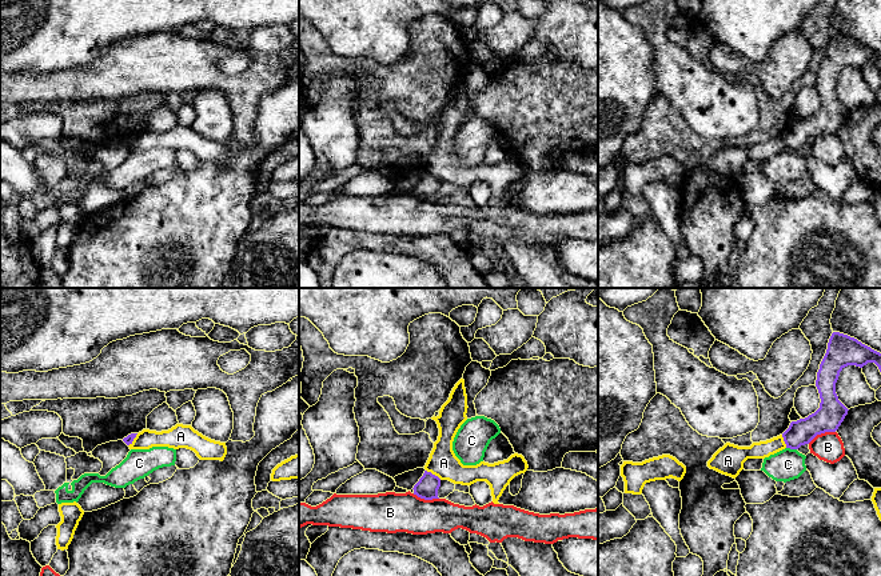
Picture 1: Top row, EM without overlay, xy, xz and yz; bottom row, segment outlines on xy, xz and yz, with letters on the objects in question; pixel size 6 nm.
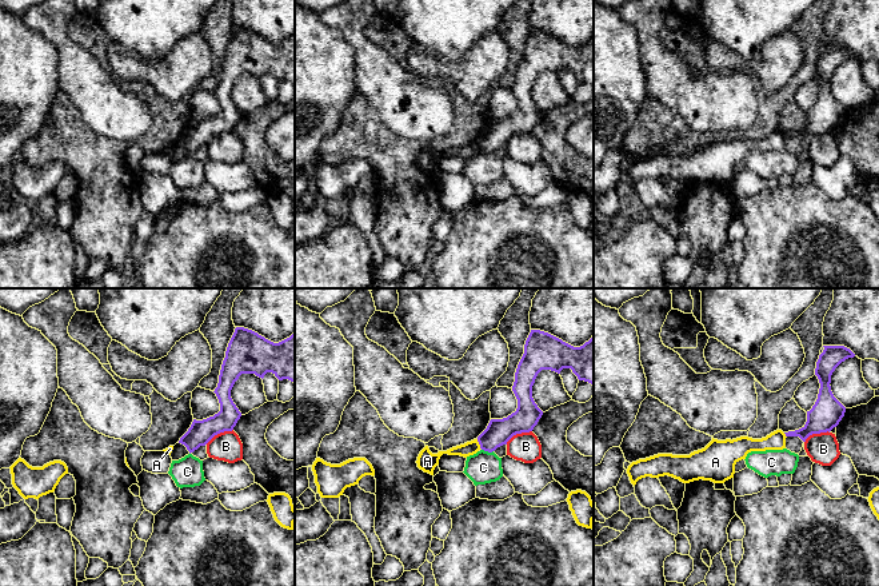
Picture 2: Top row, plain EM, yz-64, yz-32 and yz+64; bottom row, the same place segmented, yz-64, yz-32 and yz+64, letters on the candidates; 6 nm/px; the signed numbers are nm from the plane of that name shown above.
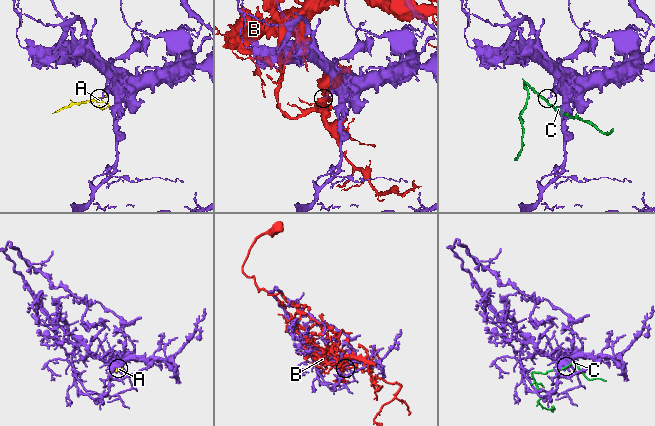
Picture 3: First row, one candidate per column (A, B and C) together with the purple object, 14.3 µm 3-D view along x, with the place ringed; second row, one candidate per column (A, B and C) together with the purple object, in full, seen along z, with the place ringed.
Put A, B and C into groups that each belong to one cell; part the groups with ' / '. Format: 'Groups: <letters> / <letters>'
Groups: A / B / C

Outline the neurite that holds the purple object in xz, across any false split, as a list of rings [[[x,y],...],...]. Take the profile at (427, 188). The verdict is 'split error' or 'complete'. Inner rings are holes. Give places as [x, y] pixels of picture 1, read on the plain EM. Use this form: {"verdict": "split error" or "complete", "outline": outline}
{"verdict": "complete", "outline": [[[424,172],[423,177],[414,187],[414,196],[424,201],[439,200],[438,191],[440,188],[440,180],[431,173]]]}

